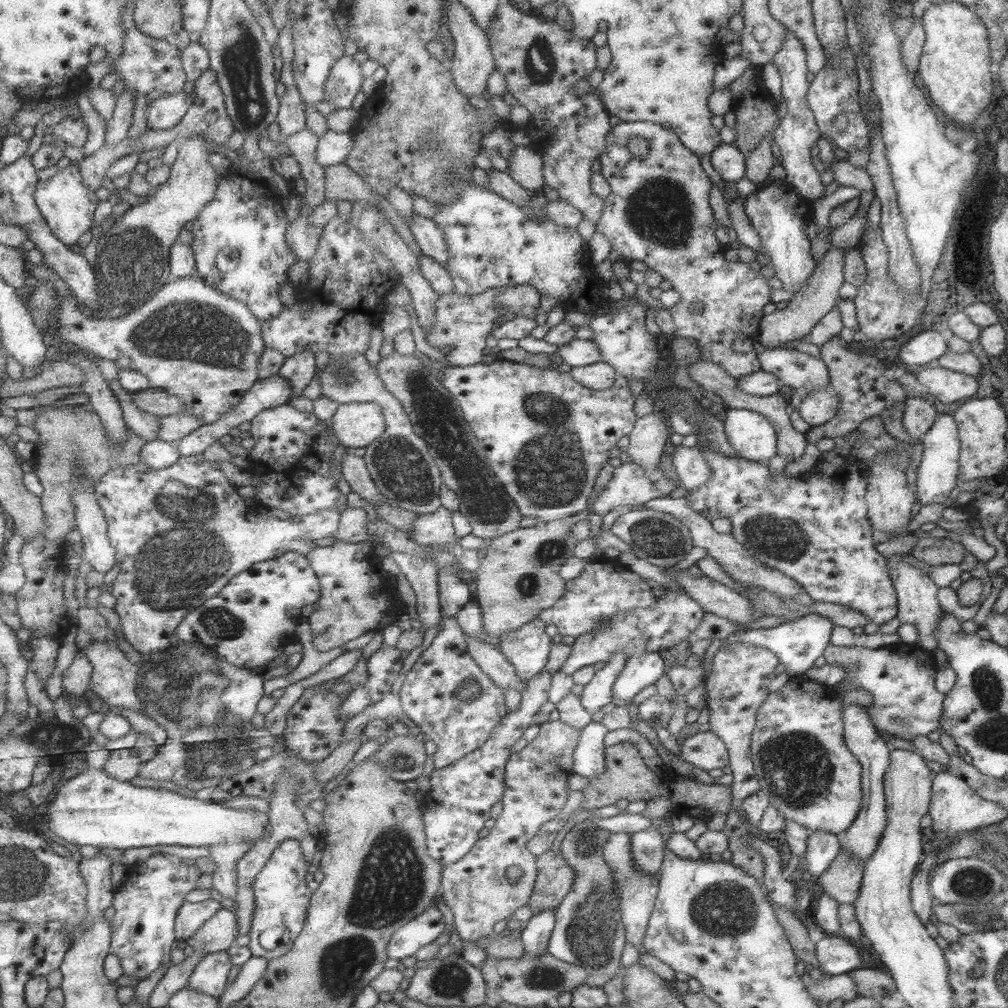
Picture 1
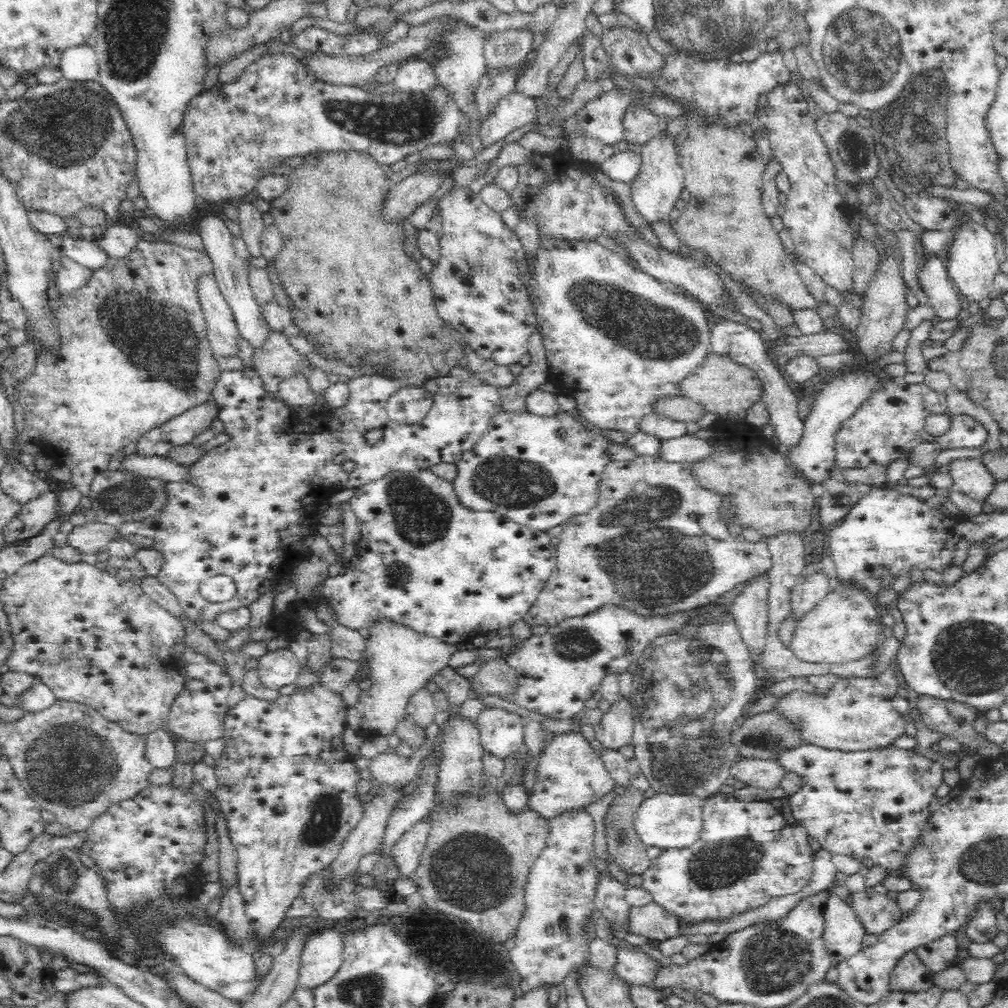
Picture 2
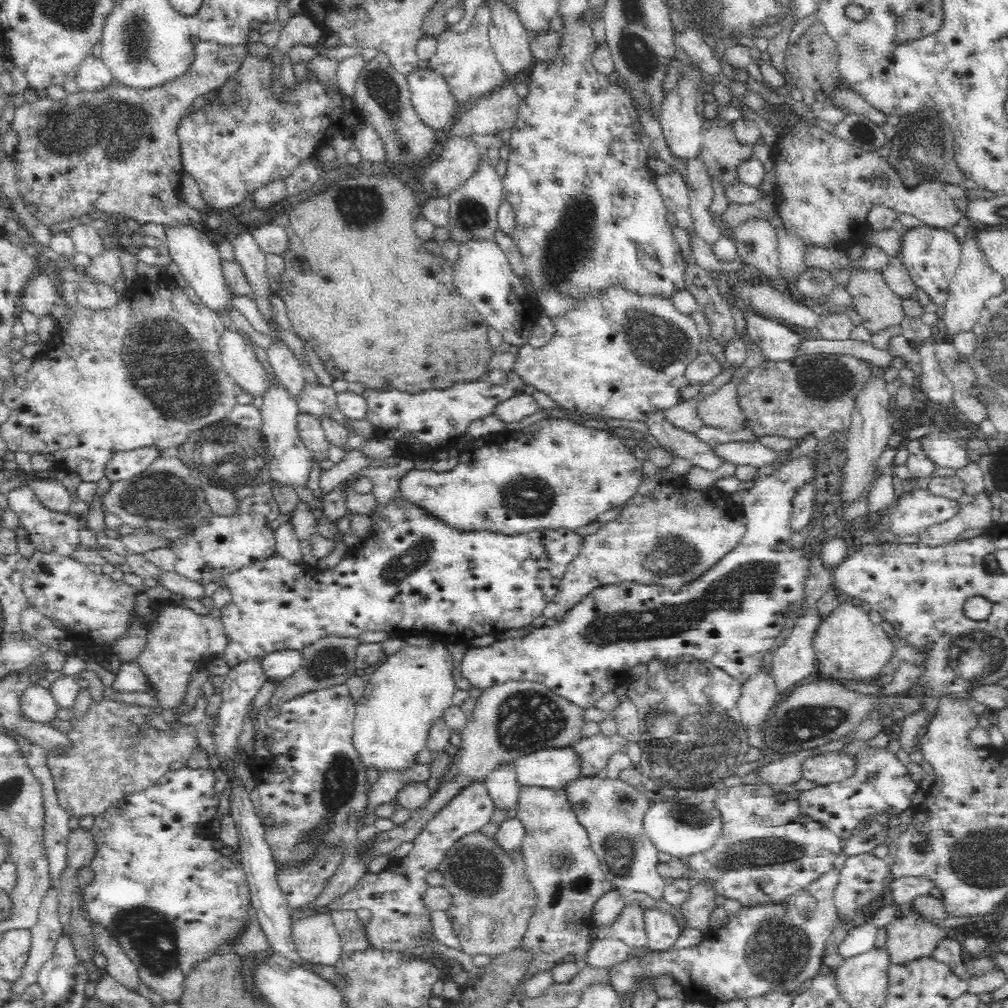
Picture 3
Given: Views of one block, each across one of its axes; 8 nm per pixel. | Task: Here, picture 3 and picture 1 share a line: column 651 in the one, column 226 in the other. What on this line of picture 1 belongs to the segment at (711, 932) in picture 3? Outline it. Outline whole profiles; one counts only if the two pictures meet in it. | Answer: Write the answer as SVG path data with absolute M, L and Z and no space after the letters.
M228 950L208 953L189 978L189 987L209 996L223 996L228 989L233 960Z

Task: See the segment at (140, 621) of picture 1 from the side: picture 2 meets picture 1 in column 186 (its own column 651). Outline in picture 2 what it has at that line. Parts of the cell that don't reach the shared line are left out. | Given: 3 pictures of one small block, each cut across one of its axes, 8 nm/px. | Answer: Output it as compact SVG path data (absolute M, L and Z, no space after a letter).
M638 455L625 461L608 461L596 486L597 497L595 498L595 505L585 513L577 514L562 522L562 534L559 535L560 542L558 542L558 548L555 548L556 568L550 573L541 593L538 594L538 598L523 618L532 626L544 626L545 624L553 627L567 618L581 617L610 604L621 606L624 610L634 612L644 618L686 613L711 603L715 604L724 592L736 588L738 584L742 584L742 582L746 582L746 580L750 580L750 578L754 578L758 574L765 573L772 566L771 554L766 539L748 543L743 538L734 538L729 534L728 527L717 517L721 498L718 498L716 493L698 486L698 483L692 478L688 462L664 462L657 455Z

